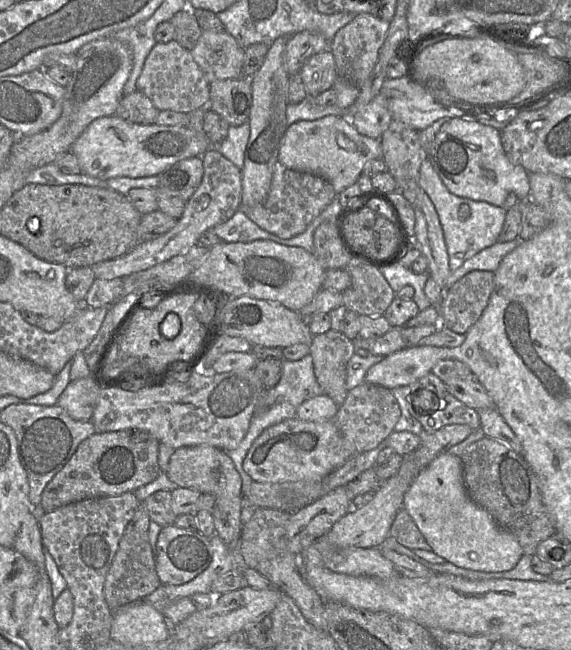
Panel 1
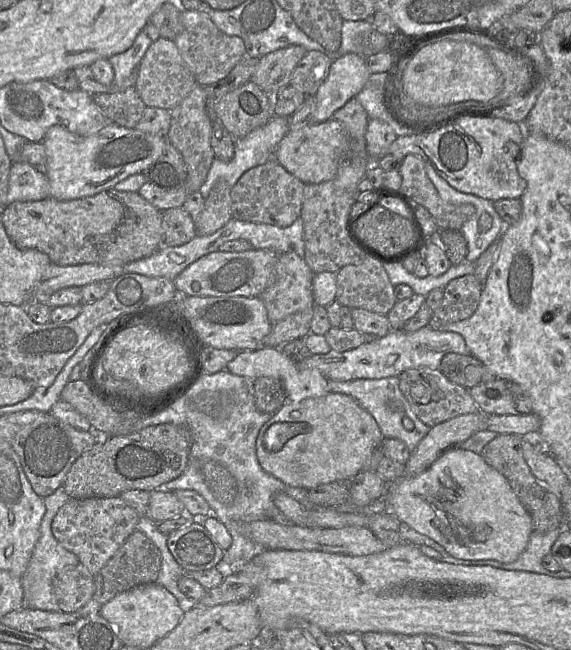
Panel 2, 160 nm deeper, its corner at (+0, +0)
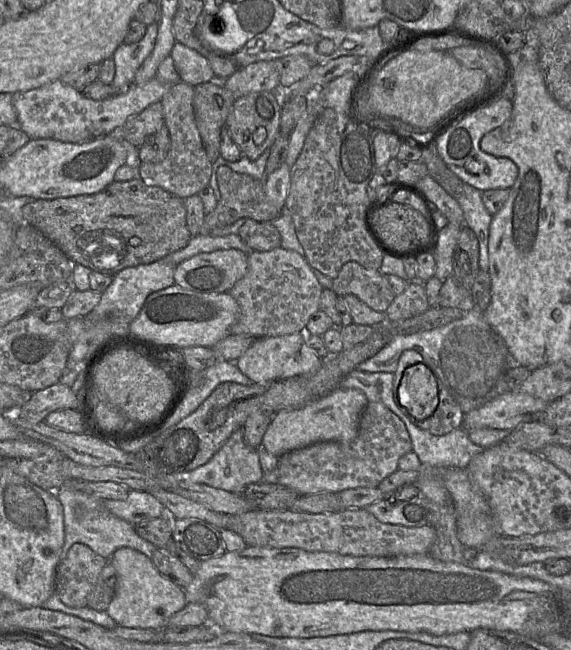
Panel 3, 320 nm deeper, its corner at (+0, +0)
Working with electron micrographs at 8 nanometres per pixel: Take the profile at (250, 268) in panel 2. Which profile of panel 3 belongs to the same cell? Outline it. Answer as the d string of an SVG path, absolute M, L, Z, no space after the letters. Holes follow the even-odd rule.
M236 249L200 253L177 264L174 271L175 284L196 293L228 293L247 271L248 255Z

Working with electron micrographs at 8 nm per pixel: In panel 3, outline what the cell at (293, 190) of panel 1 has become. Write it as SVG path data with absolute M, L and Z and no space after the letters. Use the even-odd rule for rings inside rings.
M220 166L216 175L221 198L217 202L216 208L205 215L200 235L210 234L213 229L231 225L241 218L270 222L282 213L282 210L279 210L267 198L264 191L264 180L236 173L227 166Z

